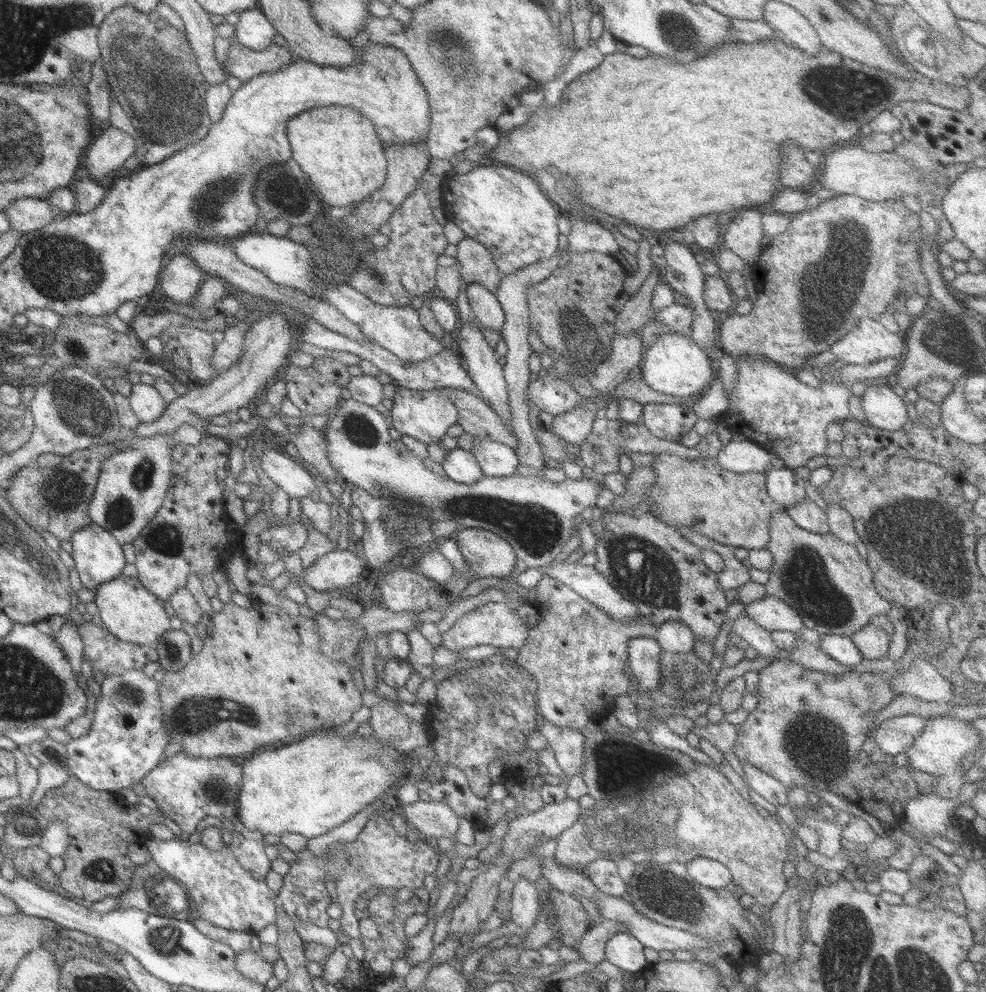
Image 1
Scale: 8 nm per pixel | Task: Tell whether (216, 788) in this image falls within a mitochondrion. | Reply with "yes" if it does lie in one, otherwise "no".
yes

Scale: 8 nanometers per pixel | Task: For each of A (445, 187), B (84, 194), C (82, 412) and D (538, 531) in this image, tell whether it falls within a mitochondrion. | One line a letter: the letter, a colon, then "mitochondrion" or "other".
A: other
B: other
C: mitochondrion
D: mitochondrion

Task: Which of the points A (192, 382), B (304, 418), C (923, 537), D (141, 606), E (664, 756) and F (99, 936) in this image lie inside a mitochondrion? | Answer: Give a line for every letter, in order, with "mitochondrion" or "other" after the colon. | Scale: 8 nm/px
A: other
B: other
C: mitochondrion
D: other
E: other
F: other

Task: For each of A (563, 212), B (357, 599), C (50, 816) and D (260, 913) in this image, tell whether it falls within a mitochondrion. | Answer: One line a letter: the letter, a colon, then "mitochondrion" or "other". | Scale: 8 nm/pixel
A: other
B: other
C: other
D: other

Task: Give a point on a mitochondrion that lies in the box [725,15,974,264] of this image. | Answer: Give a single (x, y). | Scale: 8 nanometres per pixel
(833, 88)

